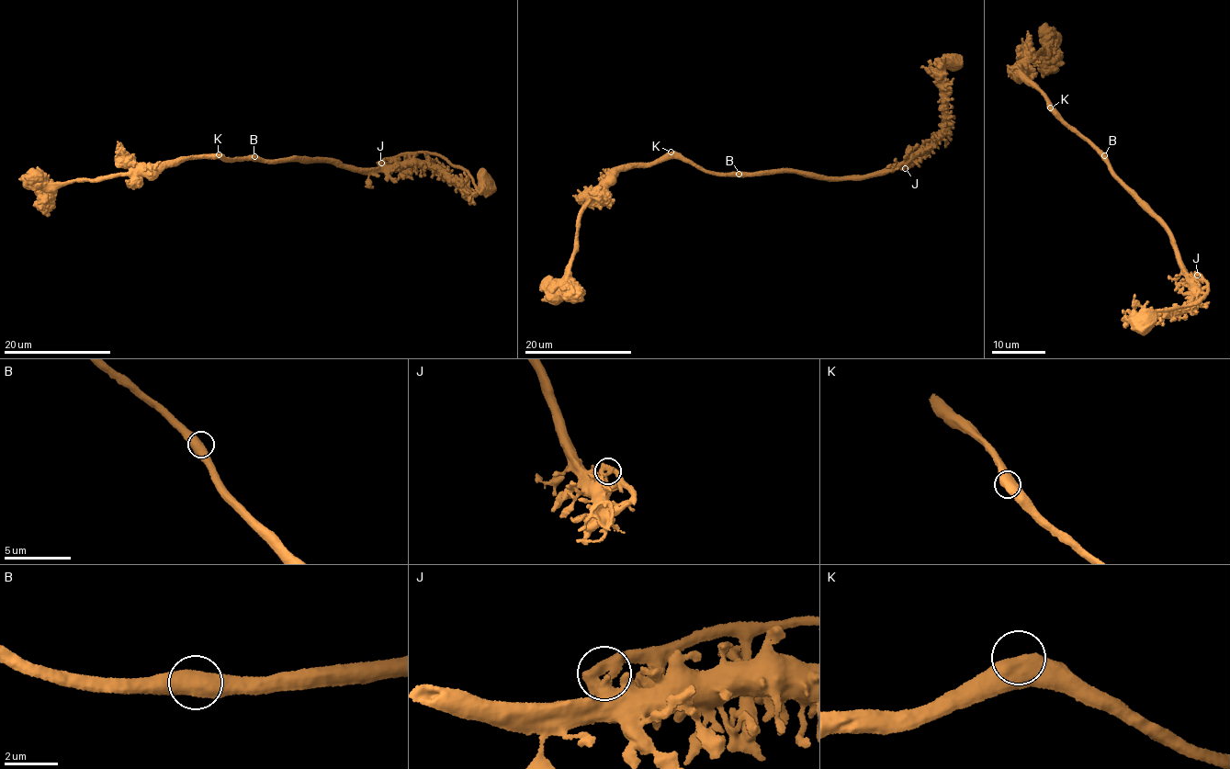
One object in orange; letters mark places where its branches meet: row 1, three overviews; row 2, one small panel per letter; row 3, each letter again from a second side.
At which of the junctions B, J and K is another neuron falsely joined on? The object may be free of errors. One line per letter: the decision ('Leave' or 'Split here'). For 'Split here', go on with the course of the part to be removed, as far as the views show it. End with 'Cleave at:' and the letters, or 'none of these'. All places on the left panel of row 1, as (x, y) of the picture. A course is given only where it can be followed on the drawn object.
B: Leave
J: Split here. Course of the part to remove: (381, 163), (389, 158), (419, 152), (434, 154), (455, 168), (459, 167), (476, 184), (493, 181)
K: Leave
Cleave at: J

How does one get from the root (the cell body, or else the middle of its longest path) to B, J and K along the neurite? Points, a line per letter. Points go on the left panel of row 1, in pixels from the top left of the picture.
B: (485, 184), (483, 187), (469, 178), (464, 184), (434, 166), (361, 170), (320, 161), (268, 163), (254, 156)
J: (485, 184), (483, 187), (469, 178), (464, 184), (434, 166), (388, 159), (381, 163)
K: (485, 184), (483, 187), (469, 178), (464, 184), (426, 165), (361, 170), (320, 161), (231, 162), (219, 154)

